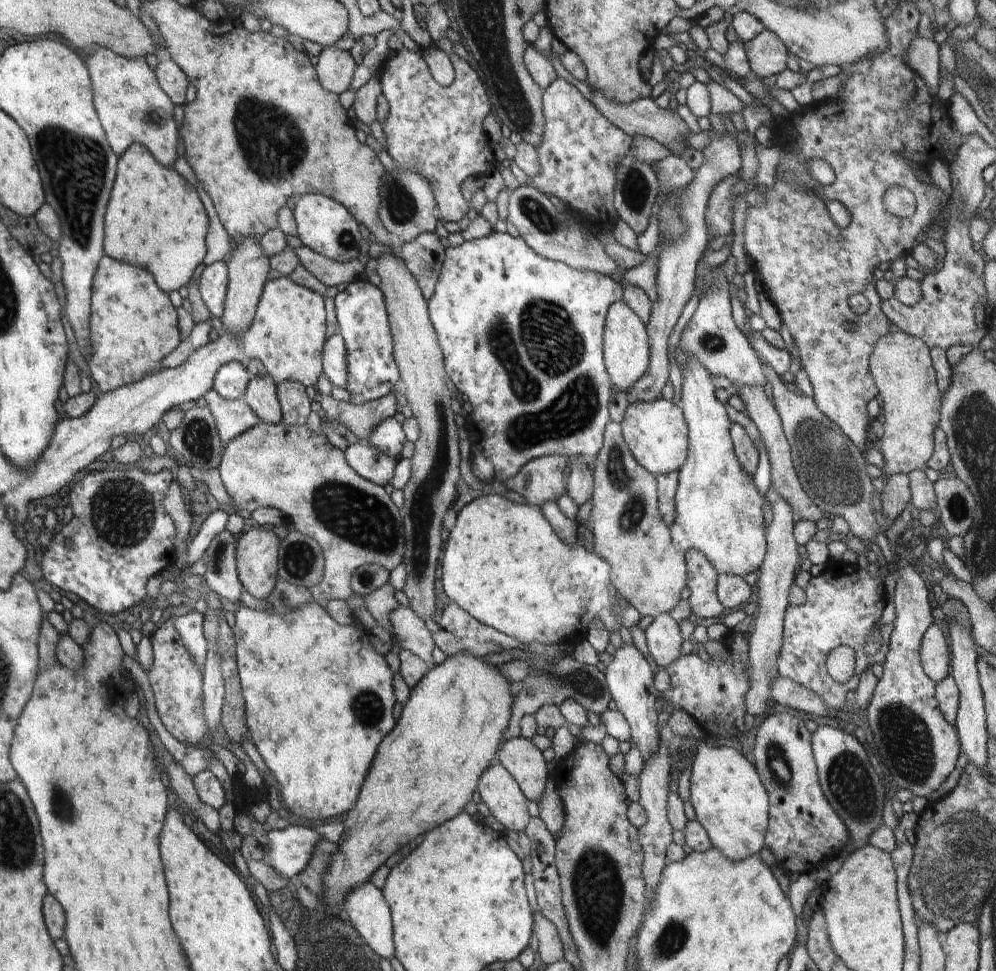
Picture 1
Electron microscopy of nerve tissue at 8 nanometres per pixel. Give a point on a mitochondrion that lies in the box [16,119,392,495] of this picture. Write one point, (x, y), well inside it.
(75, 167)

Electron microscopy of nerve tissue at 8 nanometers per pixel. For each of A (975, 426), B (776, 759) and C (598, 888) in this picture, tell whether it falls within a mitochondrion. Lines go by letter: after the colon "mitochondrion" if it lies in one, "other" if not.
A: mitochondrion
B: mitochondrion
C: mitochondrion

